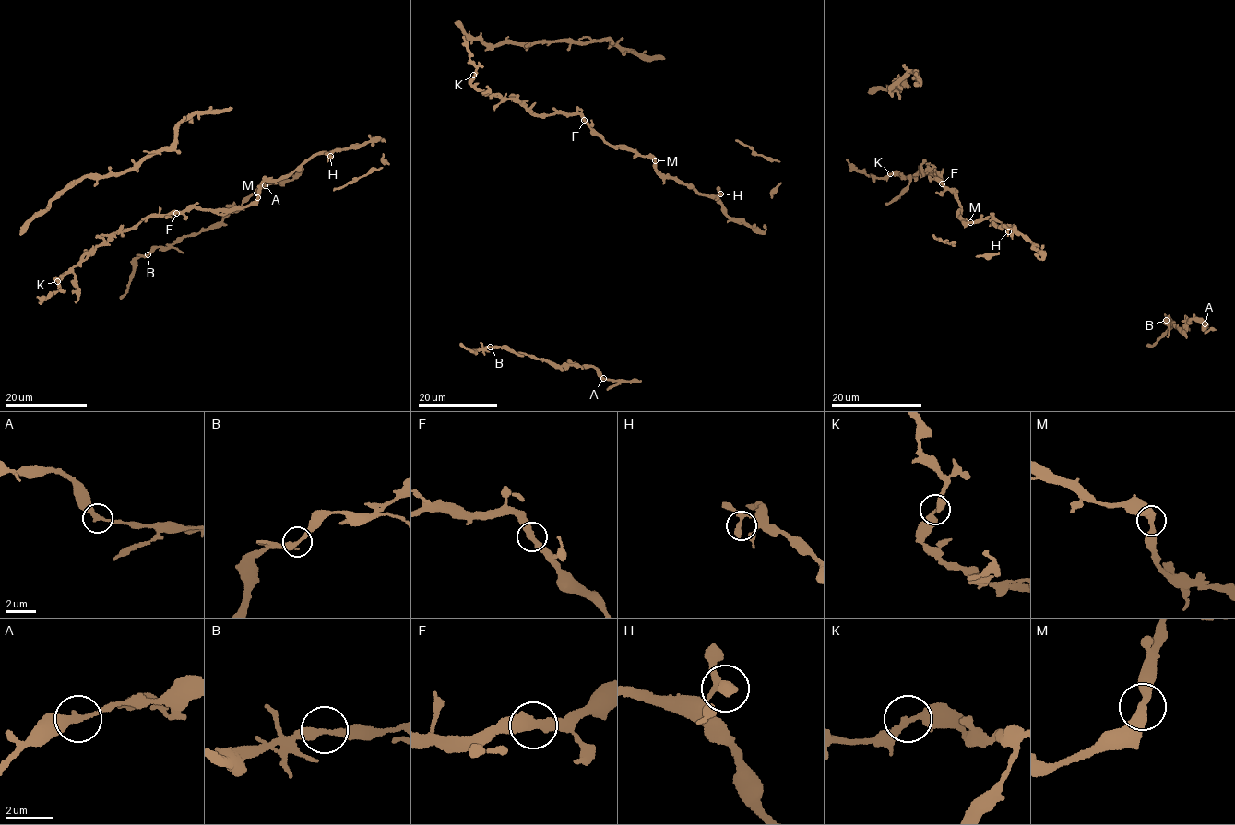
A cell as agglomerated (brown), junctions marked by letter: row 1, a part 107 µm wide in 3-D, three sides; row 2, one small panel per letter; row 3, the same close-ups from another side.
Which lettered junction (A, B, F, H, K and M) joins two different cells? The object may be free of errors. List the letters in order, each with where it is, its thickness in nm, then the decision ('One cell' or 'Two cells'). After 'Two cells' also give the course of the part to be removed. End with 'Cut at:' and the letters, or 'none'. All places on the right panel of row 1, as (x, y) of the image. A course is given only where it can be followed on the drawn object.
A: Place: (1205, 324). Thickness 320 nm. One cell
B: Place: (1166, 320). Thickness 300 nm. One cell
F: Place: (942, 183). Thickness 440 nm. One cell
H: Place: (1008, 231). Thickness 340 nm. One cell
K: Place: (890, 173). Thickness 320 nm. One cell
M: Place: (970, 222). Thickness 360 nm. One cell
Cut at: none

